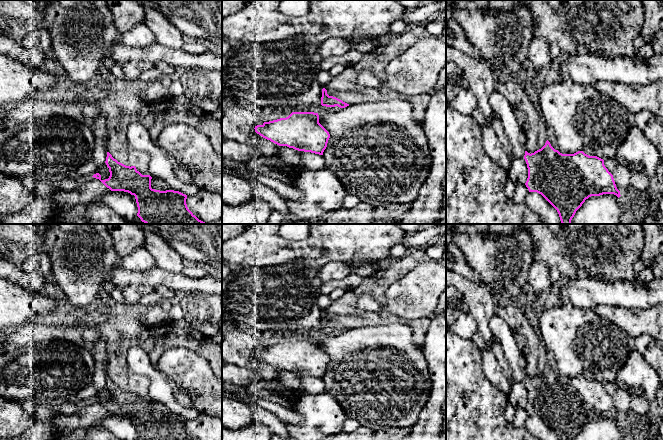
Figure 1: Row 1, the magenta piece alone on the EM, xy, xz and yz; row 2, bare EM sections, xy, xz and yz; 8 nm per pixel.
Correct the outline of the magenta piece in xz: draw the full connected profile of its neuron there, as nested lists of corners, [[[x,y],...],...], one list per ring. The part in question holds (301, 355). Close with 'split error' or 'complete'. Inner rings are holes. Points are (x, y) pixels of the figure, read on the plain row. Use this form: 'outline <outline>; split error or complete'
outline [[[292,336],[286,342],[255,350],[255,356],[279,370],[323,379],[330,362],[314,336]]]; complete

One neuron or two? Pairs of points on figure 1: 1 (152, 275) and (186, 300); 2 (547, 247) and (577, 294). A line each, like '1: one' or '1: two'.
1: two
2: two

